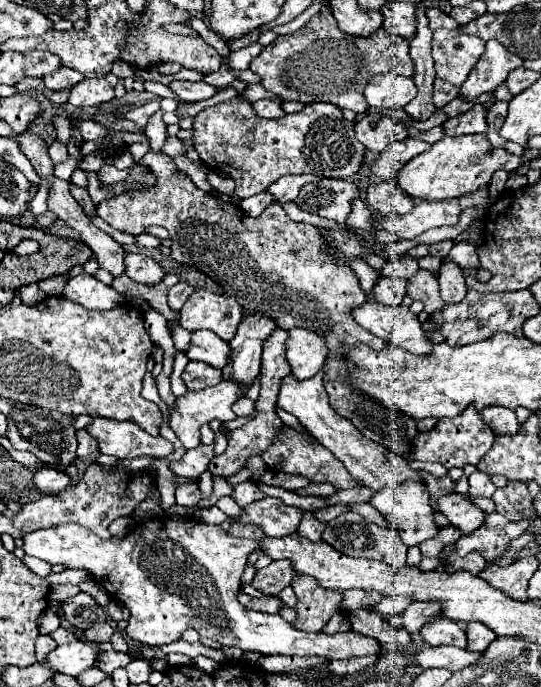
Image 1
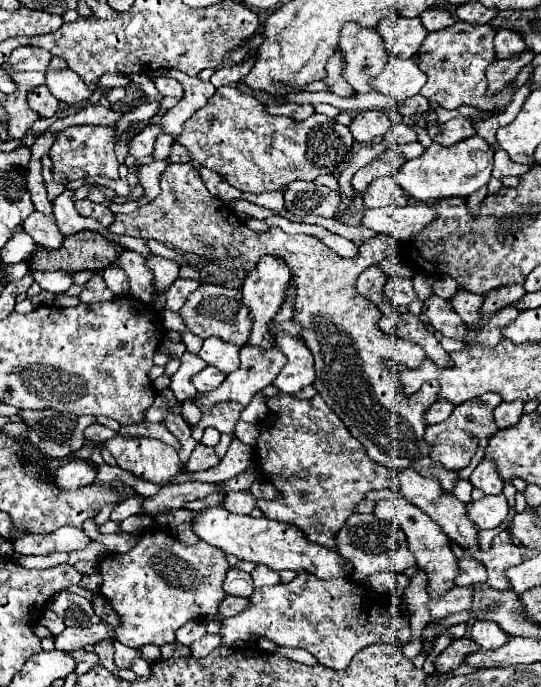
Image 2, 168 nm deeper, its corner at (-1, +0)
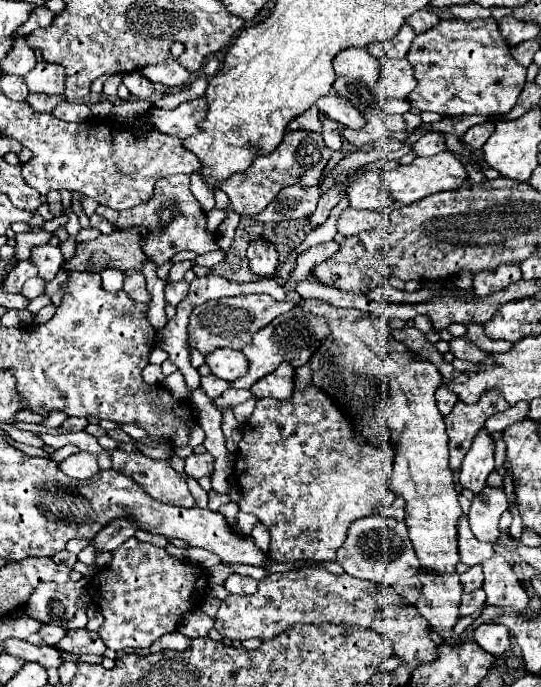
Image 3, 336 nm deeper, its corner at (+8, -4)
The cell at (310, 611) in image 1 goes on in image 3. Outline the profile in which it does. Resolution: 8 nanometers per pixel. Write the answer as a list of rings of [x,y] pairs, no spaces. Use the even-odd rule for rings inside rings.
[[[302,567],[286,573],[270,573],[266,579],[258,583],[258,591],[254,595],[228,595],[216,613],[214,627],[222,637],[232,641],[246,641],[246,639],[270,641],[296,623],[308,623],[308,625],[332,623],[332,625],[348,625],[348,627],[380,633],[392,641],[394,655],[402,657],[404,663],[416,663],[416,661],[430,663],[436,659],[436,645],[428,637],[430,625],[428,621],[424,621],[424,617],[420,617],[420,613],[416,613],[416,607],[412,603],[402,599],[388,585],[362,581],[350,575],[332,575],[322,567]]]

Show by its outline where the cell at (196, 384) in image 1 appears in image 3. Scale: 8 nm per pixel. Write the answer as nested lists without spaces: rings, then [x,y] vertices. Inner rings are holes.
[[[206,375],[206,377],[200,379],[200,387],[204,389],[204,393],[206,393],[210,399],[216,399],[216,397],[220,397],[220,395],[230,387],[230,383],[224,381],[224,379],[220,379],[220,377]]]

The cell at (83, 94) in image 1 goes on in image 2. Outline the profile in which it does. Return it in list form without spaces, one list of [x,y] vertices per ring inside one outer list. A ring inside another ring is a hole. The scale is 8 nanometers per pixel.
[[[47,69],[45,87],[51,91],[53,97],[57,97],[65,105],[83,103],[93,95],[93,91],[71,69],[59,69],[59,71]]]

